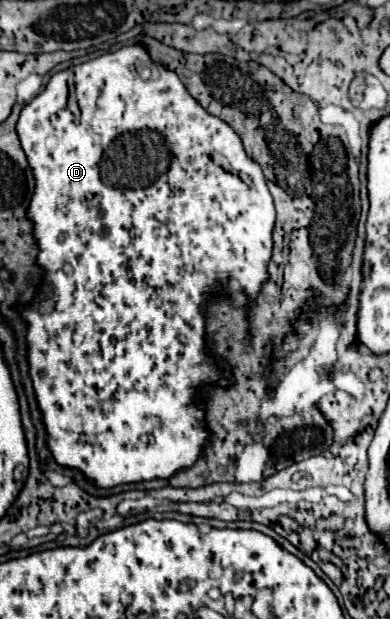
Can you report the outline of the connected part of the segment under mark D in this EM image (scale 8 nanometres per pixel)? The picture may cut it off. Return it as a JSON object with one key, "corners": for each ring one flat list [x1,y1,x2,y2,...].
{"corners":[[124,46,122,50,108,52,84,64,78,64,72,70,80,118,76,118,68,110,68,72,60,72,50,78,46,88,30,104,24,106,16,124,22,148,36,178,36,190,30,200,28,218,34,224,34,236,40,248,38,262,48,272,46,278,54,286,52,312,41,314,38,310,20,306,20,314,27,324,30,376,40,412,44,416,50,452,54,454,60,466,82,470,98,486,112,488,118,484,130,484,140,480,170,478,178,470,184,470,198,460,202,448,206,446,208,432,204,428,204,410,200,404,194,404,196,388,208,382,222,386,230,384,228,372,218,372,214,358,204,348,204,316,200,312,200,304,206,292,218,290,220,280,228,280,232,286,238,284,250,298,256,298,262,288,262,282,268,280,266,266,272,256,272,230,276,210,268,186,264,182,262,168,246,156,240,136,226,122,208,114,188,94,180,78,174,72,166,70,162,64,154,64,142,46]]}

